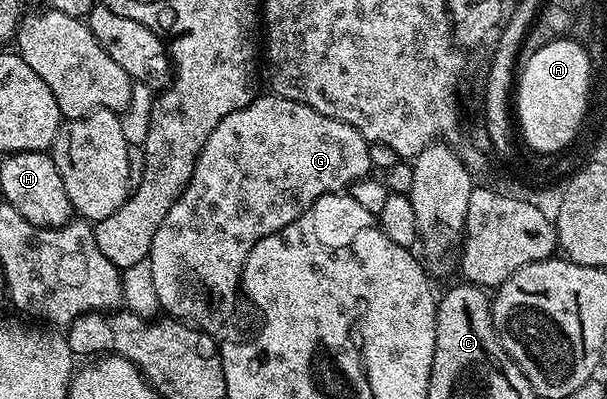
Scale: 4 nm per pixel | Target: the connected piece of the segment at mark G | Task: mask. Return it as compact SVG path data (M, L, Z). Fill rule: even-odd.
M257 96L246 108L242 108L238 112L230 112L230 116L226 116L226 120L222 120L222 124L218 124L218 128L214 128L214 132L210 132L210 140L206 140L206 144L198 156L194 176L190 176L190 184L186 184L186 188L180 199L174 204L174 208L170 208L170 212L166 212L166 220L162 220L158 232L154 232L154 244L150 244L150 252L146 259L150 264L150 273L154 276L154 292L158 292L158 304L161 311L167 317L174 318L176 321L200 331L205 336L217 336L216 334L222 333L227 328L228 317L236 310L236 294L238 298L238 291L241 289L244 276L244 265L254 244L258 244L258 240L286 228L286 224L294 224L294 220L298 220L298 216L302 216L302 212L306 212L310 208L310 204L314 204L314 200L327 194L347 191L351 182L366 177L372 170L368 151L370 143L354 128L350 128L350 124L342 124L342 120L322 116L322 112L314 112L314 108L301 102L275 96L267 97ZM184 277L188 277L188 282L180 282L180 278Z

